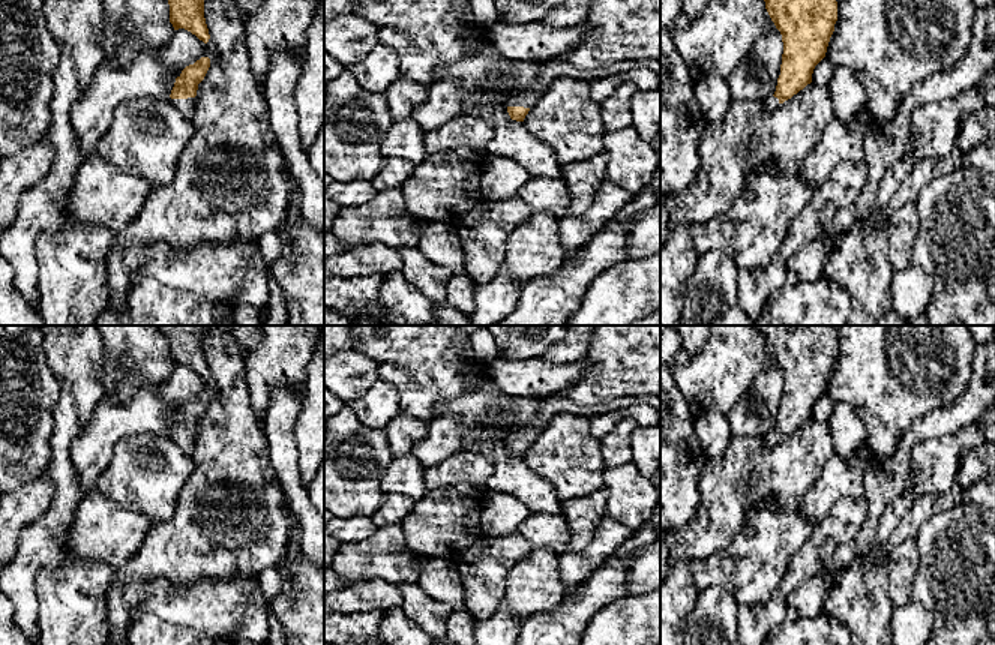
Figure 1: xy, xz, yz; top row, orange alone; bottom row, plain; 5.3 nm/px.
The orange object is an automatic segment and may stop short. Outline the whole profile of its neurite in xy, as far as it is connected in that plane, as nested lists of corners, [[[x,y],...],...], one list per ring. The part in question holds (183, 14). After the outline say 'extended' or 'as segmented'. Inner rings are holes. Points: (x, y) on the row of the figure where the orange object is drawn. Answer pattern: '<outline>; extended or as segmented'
[[[168,0],[170,22],[174,30],[185,28],[203,40],[209,48],[209,58],[216,58],[216,51],[210,40],[209,28],[204,18],[204,0]]]; extended

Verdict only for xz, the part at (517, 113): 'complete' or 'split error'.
split error

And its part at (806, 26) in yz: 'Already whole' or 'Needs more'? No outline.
Needs more

